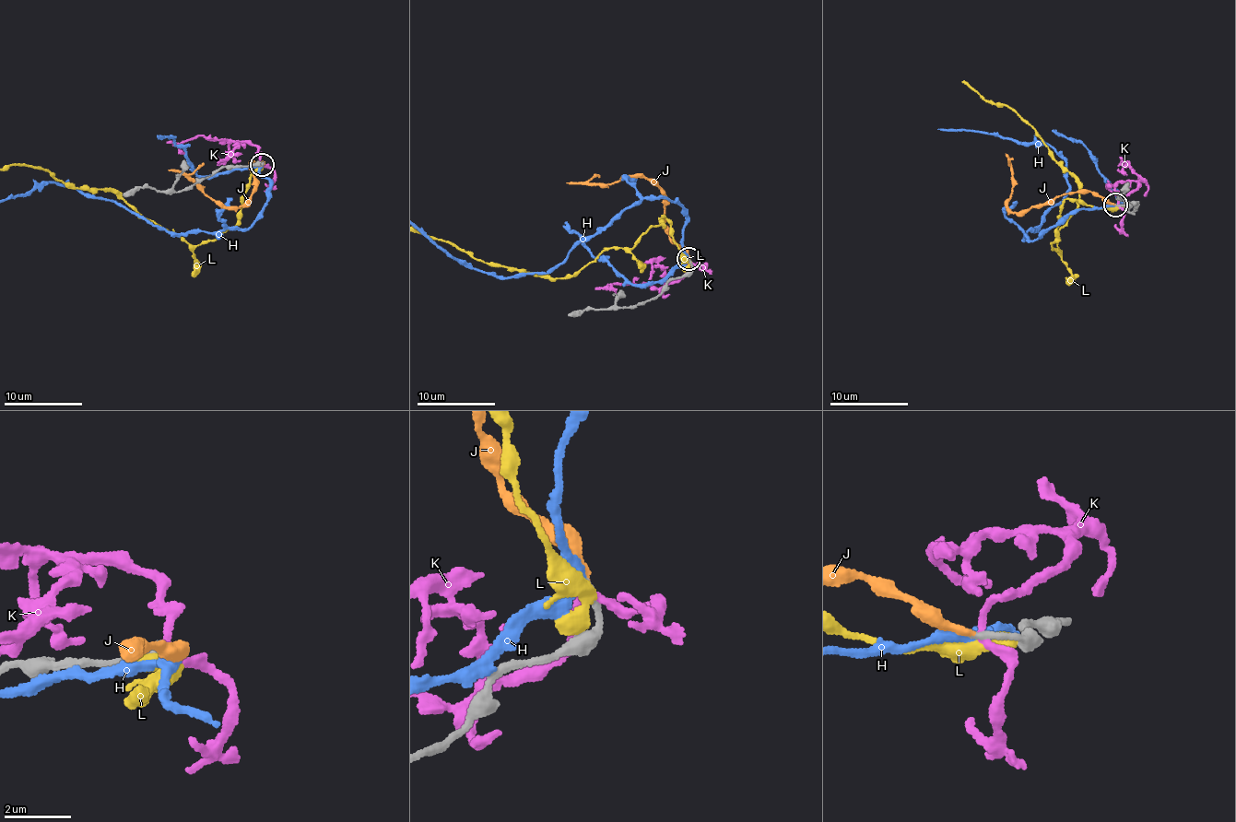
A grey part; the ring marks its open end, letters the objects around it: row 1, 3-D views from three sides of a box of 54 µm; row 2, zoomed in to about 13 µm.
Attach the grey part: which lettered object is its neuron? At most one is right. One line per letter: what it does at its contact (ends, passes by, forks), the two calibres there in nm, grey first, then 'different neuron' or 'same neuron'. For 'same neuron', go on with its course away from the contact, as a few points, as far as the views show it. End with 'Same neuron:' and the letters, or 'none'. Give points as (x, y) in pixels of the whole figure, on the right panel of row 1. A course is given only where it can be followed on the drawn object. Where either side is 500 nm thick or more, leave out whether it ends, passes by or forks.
H: it passes by; 190 nm thick on the grey side, 300 nm on the other; different neuron
J: it ends there; 200 nm thick on the grey side, 240 nm on the other; same neuron; it runs (1117, 205), (1106, 203), (1089, 191), (1077, 191), (1016, 213), (1006, 205), (1013, 175), (1006, 153)
K: it passes by; 200 nm thick on the grey side, 240 nm on the other; different neuron
L: it passes by; 220 nm thick on the grey side, 380 nm on the other; different neuron
Same neuron: J

